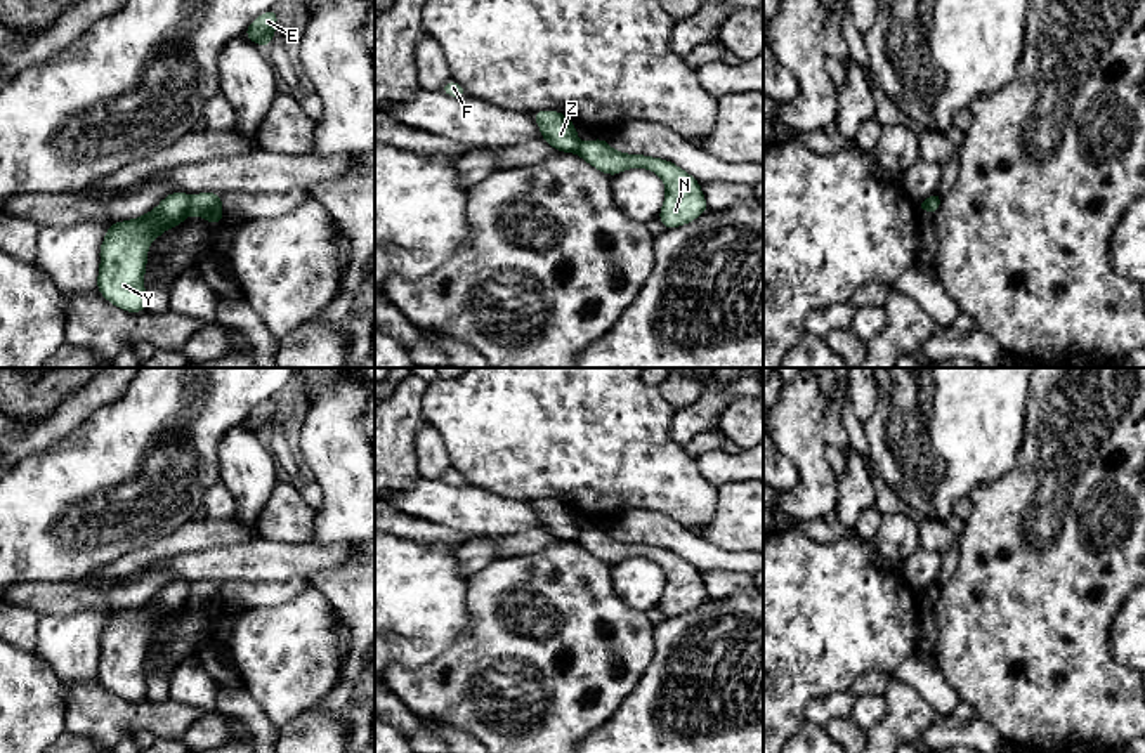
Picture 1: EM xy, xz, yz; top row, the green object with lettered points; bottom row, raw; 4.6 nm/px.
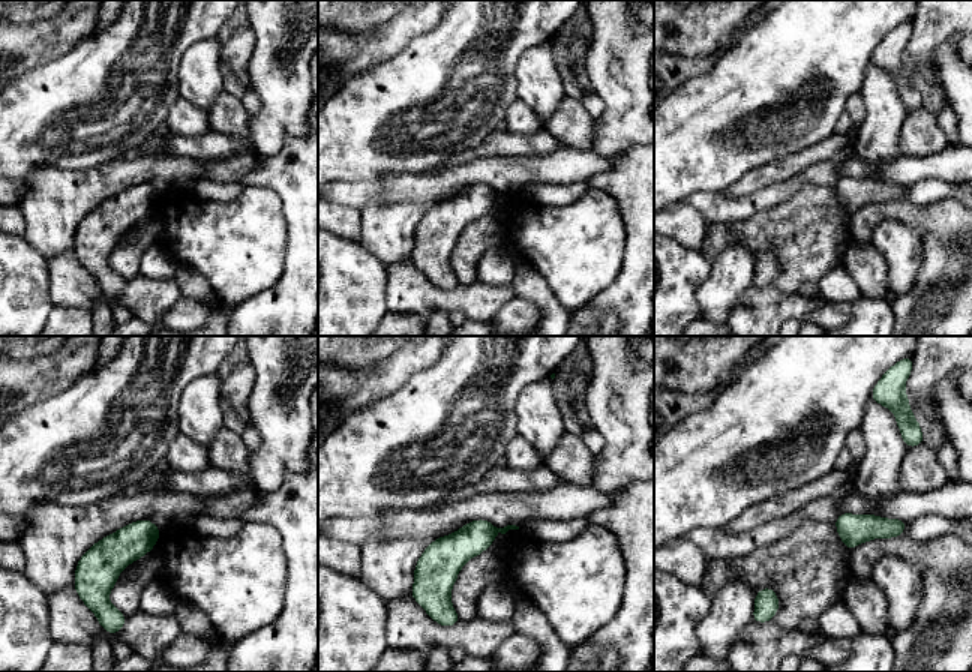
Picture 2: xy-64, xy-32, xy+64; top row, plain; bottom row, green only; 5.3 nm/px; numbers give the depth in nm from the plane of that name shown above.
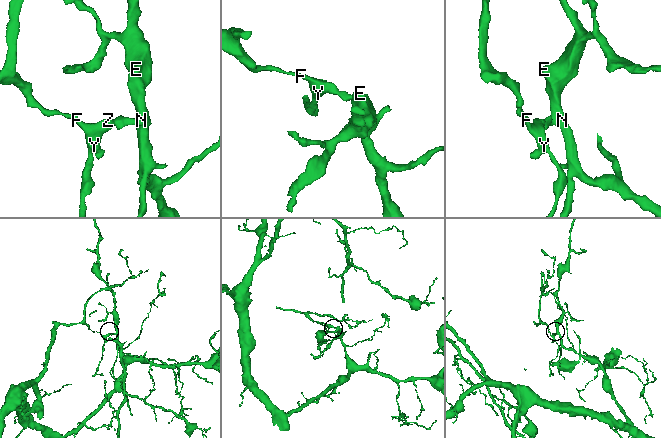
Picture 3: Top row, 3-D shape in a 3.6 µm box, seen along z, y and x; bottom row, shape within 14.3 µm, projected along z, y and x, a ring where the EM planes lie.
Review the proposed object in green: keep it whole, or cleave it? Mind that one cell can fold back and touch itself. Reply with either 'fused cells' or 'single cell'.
fused cells

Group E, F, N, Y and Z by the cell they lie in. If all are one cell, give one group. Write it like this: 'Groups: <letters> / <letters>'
Groups: E N / F Y Z

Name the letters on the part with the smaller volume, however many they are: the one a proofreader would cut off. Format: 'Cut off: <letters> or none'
Cut off: F, Y, Z

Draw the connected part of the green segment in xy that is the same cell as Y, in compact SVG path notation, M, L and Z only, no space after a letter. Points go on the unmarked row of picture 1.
M175 579L142 606L114 611L99 637L99 682L125 701L144 701L144 663L149 633L189 604L189 583Z

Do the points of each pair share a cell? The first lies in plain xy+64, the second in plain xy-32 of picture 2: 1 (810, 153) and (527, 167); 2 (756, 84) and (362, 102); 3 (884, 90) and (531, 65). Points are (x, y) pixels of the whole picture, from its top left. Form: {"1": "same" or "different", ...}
{"1": "different", "2": "same", "3": "same"}

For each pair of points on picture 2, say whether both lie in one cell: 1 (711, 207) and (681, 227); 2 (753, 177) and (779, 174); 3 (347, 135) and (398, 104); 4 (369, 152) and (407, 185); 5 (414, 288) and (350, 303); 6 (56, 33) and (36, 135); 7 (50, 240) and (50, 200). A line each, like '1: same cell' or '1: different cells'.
1: different cells
2: same cell
3: same cell
4: different cells
5: different cells
6: different cells
7: same cell

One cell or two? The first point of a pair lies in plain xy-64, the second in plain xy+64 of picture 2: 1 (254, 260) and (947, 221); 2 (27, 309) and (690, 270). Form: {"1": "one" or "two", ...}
{"1": "two", "2": "one"}

